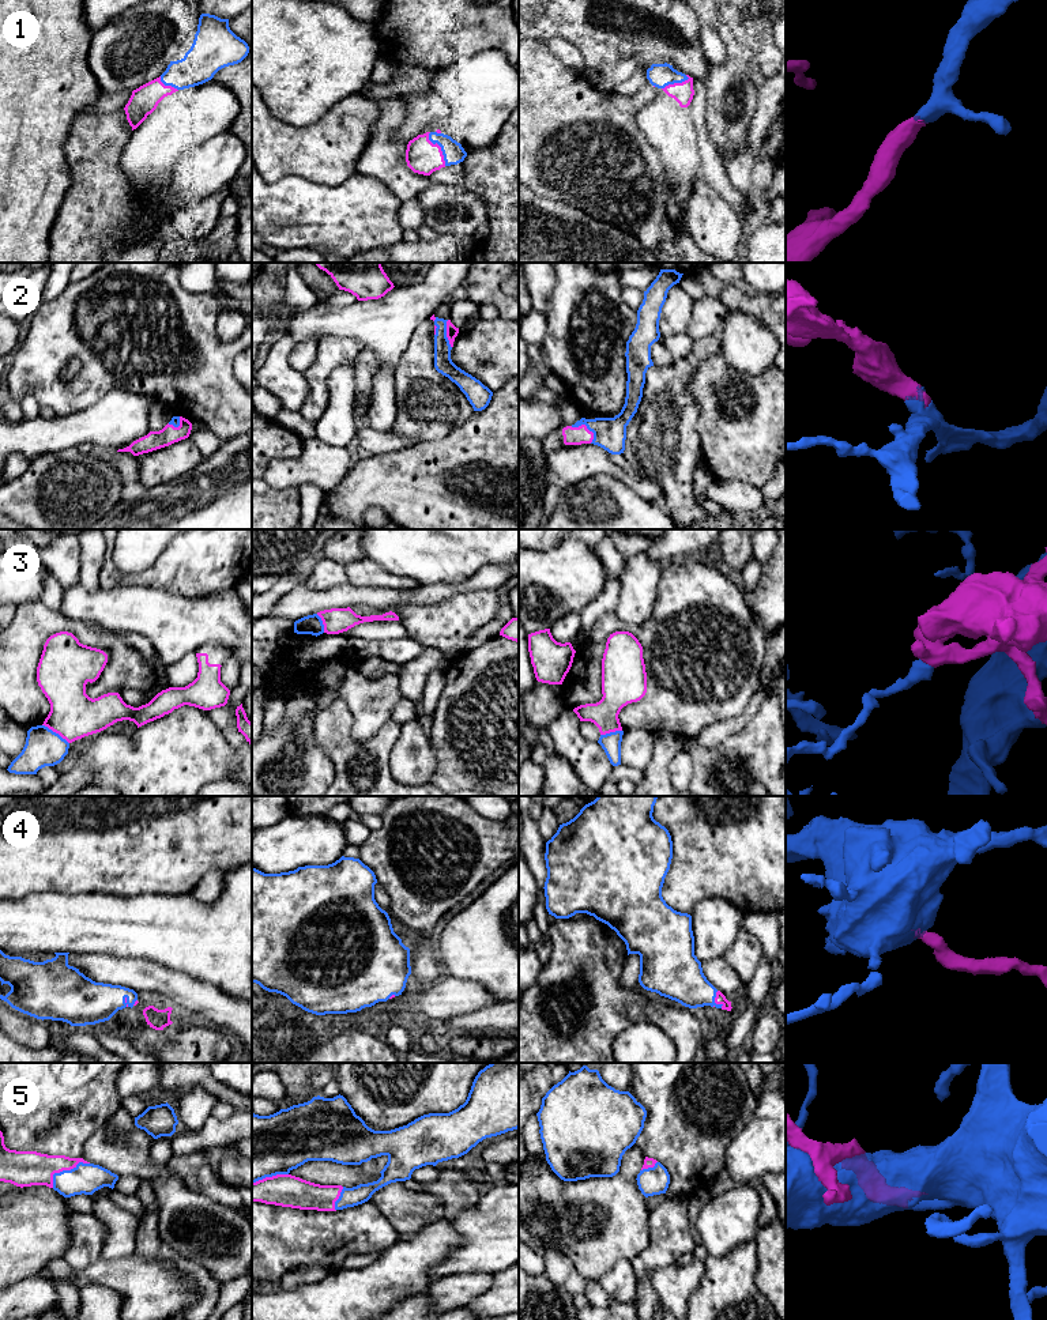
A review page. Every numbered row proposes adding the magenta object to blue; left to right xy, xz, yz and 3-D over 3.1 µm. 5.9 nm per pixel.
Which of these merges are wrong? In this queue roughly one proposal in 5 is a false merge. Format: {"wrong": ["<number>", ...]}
{"wrong": ["3"]}

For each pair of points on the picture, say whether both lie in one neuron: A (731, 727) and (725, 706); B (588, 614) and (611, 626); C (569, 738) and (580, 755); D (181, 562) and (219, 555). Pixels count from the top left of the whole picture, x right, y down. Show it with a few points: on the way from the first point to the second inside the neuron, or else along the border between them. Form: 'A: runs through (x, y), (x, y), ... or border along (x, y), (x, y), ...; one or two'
A: border along (752, 696), (739, 715), (712, 721), (700, 731); two
B: border along (613, 610), (597, 619), (582, 645); two
C: runs through (569, 742), (577, 751); one
D: runs through (191, 562), (198, 562), (210, 555); one

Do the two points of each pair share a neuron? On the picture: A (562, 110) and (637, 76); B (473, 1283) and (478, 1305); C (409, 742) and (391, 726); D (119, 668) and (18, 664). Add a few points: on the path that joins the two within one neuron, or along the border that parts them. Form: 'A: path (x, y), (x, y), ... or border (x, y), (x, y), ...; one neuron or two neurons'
A: border (644, 85), (631, 95), (617, 93); two neurons
B: border (493, 1274), (492, 1283), (464, 1305); two neurons
C: border (400, 726), (400, 734), (392, 747), (388, 762); two neurons
D: path (104, 644), (72, 626), (48, 626), (41, 633); one neuron

